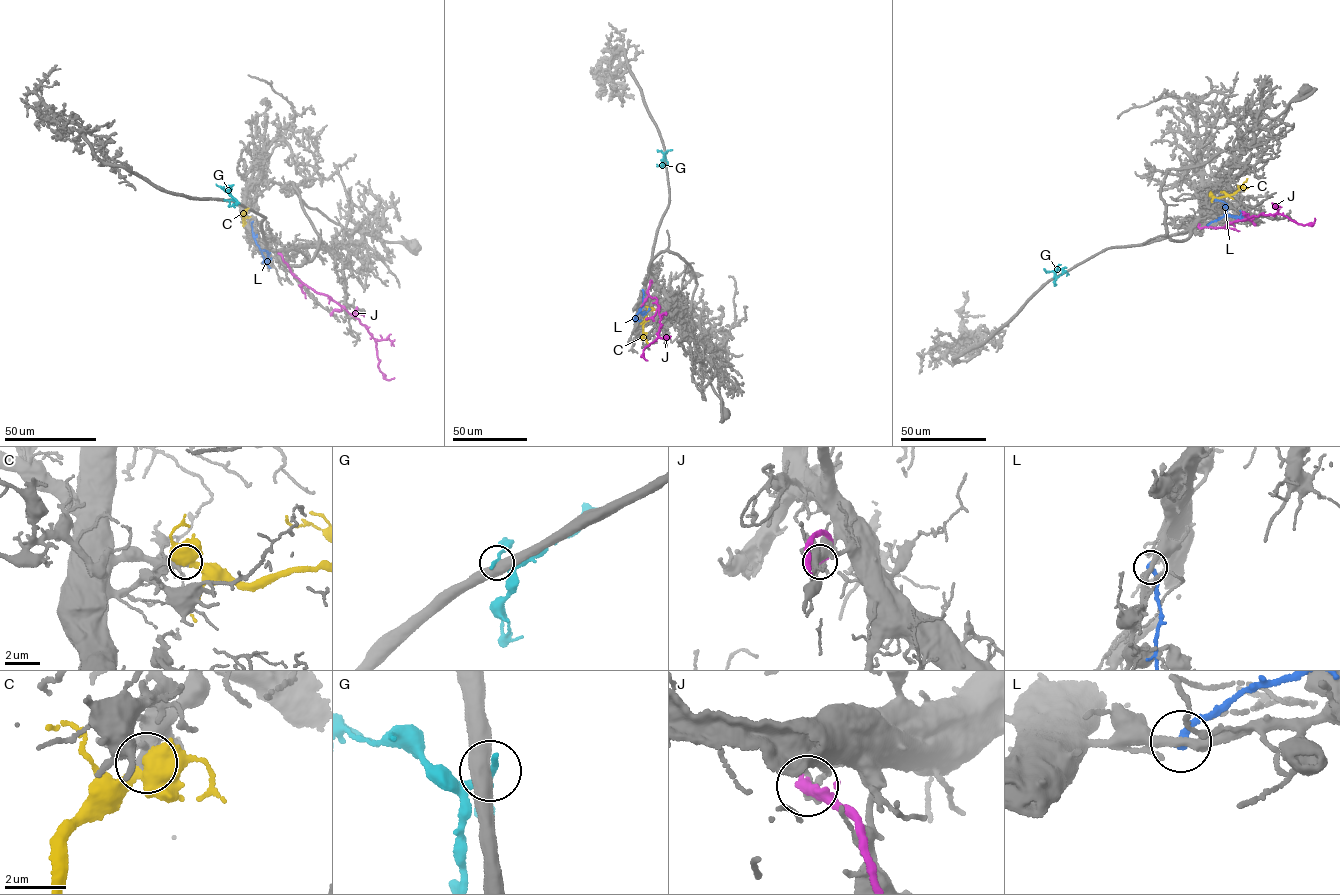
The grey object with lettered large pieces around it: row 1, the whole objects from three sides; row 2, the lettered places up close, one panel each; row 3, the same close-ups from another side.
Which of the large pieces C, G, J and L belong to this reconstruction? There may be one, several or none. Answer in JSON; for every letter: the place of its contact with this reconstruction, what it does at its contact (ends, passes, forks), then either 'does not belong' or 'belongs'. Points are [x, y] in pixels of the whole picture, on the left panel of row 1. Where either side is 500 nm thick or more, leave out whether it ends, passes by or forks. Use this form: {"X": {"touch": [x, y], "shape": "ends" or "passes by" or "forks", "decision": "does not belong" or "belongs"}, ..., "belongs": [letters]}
{"C": {"touch": [244, 211], "decision": "belongs"}, "G": {"touch": [238, 202], "decision": "does not belong"}, "J": {"touch": [279, 253], "shape": "passes by", "decision": "does not belong"}, "L": {"touch": [263, 250], "shape": "ends", "decision": "does not belong"}, "belongs": ["C"]}

